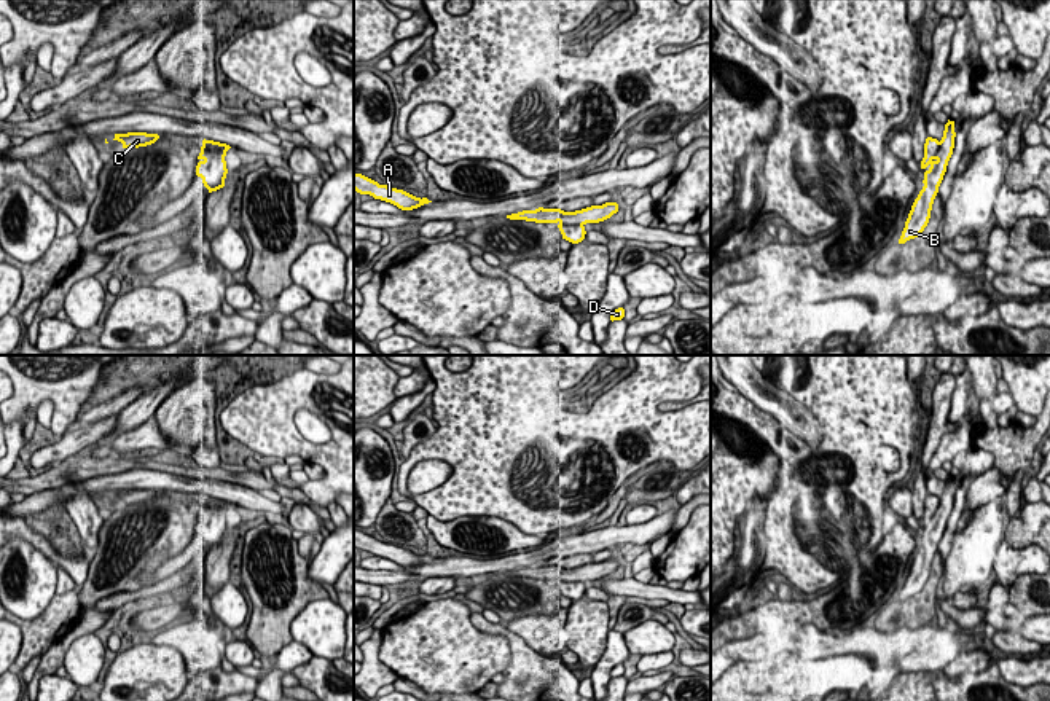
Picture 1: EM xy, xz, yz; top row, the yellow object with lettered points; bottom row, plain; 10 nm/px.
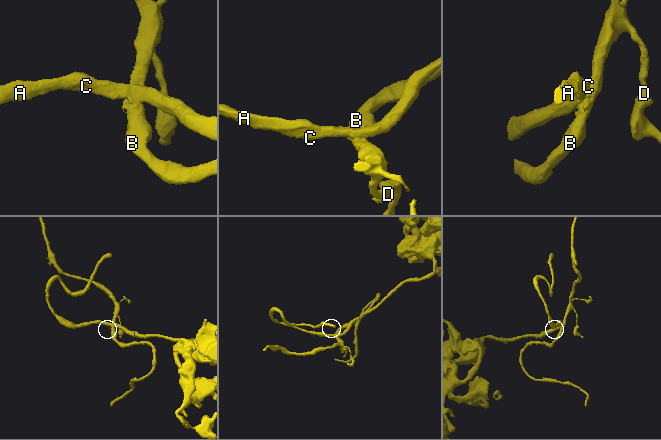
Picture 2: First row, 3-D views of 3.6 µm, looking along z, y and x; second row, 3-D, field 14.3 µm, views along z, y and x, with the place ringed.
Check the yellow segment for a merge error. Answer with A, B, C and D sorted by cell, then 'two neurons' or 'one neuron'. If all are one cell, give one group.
groups A B C D; one neuron

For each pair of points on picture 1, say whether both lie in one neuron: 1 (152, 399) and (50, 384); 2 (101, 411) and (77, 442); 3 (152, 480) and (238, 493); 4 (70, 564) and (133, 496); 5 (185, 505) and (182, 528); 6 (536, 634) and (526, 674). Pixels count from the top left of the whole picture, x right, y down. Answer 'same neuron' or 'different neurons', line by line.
1: different neurons
2: same neuron
3: same neuron
4: different neurons
5: same neuron
6: different neurons

